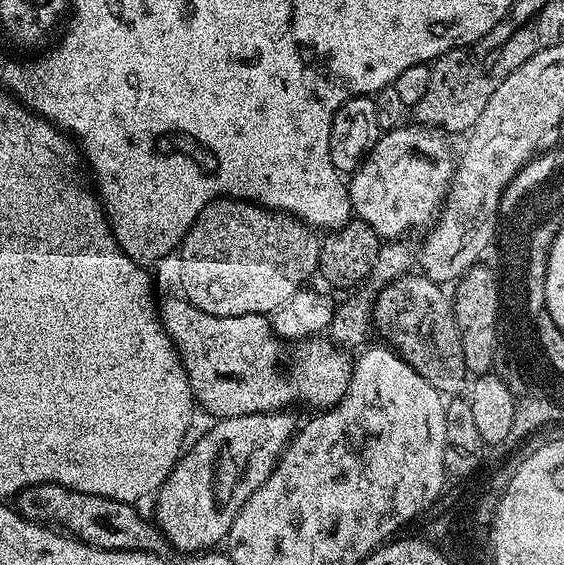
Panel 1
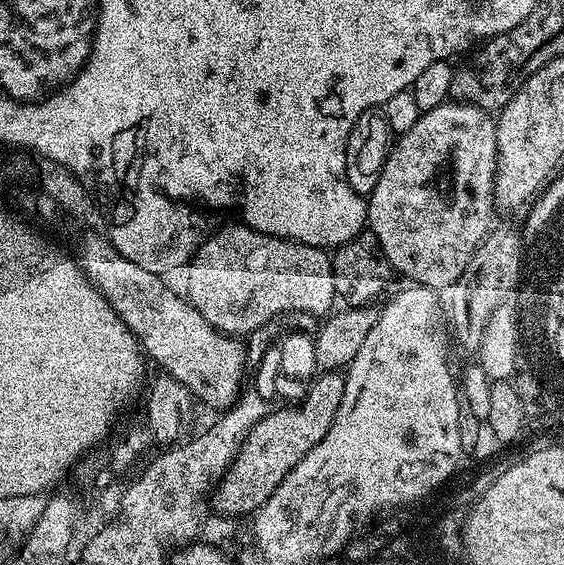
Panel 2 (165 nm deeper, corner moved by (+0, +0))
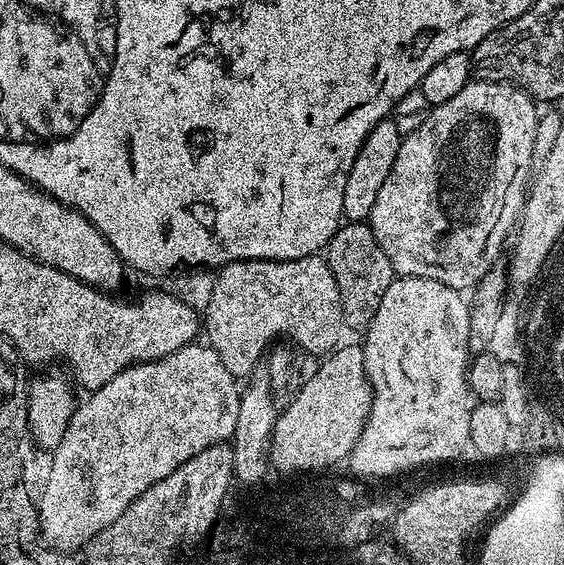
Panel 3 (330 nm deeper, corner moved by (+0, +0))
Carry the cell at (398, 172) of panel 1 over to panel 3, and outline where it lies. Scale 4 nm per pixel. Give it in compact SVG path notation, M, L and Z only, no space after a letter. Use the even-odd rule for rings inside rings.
M473 79L450 102L435 105L426 122L418 126L418 130L407 133L401 139L398 158L394 158L394 166L390 166L390 174L386 174L386 182L382 182L382 190L378 190L378 199L374 202L374 210L370 217L370 227L374 238L378 238L378 246L386 250L386 258L390 258L390 266L396 276L413 276L414 278L430 278L434 282L442 282L446 286L457 290L475 289L476 283L493 267L492 260L492 235L504 216L504 207L508 204L508 195L512 192L514 184L520 184L524 175L533 171L532 155L536 141L536 122L538 119L538 104L529 96L525 89L507 82L486 82Z

